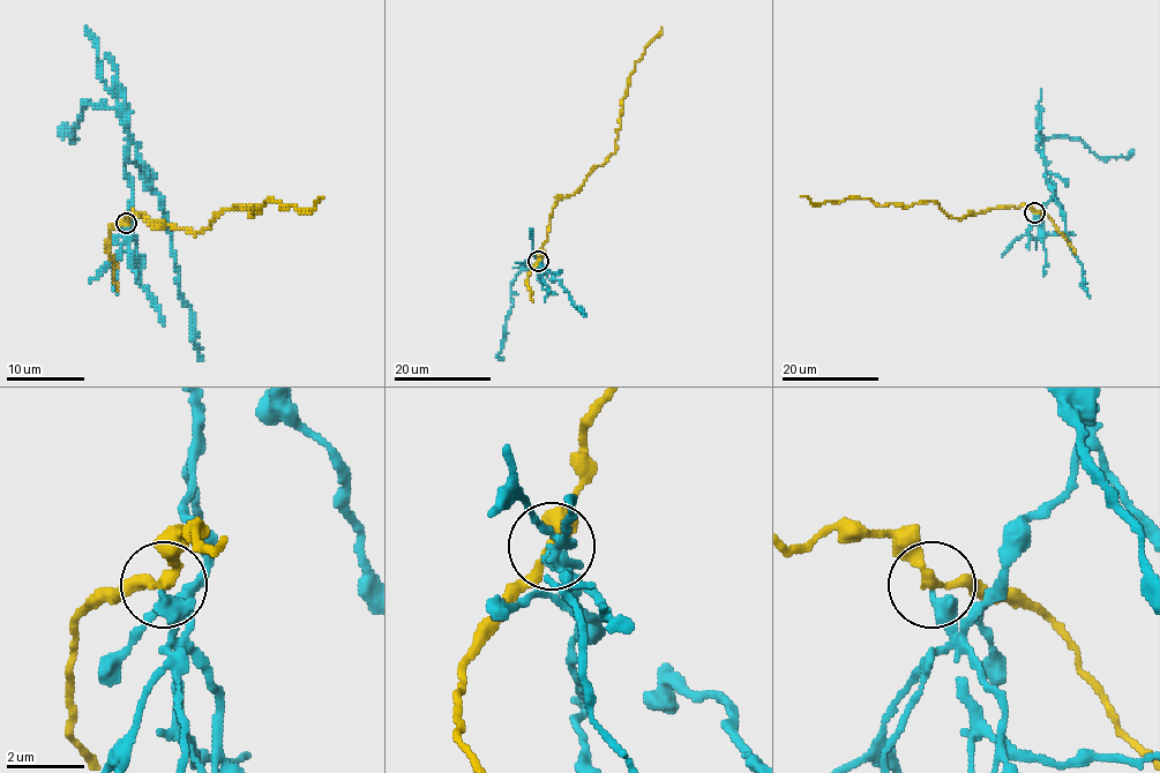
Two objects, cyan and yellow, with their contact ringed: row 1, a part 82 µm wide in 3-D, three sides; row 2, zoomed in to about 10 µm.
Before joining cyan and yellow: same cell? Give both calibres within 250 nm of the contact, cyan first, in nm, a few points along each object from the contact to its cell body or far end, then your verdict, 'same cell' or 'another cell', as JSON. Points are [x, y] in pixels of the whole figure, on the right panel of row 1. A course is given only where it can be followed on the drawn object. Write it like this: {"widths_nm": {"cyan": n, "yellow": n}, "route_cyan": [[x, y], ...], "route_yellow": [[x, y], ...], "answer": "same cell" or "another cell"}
{"widths_nm": {"cyan": 400, "yellow": 240}, "route_cyan": [[1034, 212], [1038, 216], [1053, 194], [1044, 158], [1046, 184], [1090, 298]], "route_yellow": [[1034, 212], [1011, 207], [960, 218], [934, 201], [876, 205], [868, 197], [848, 197], [813, 205], [801, 195]], "answer": "another cell"}

